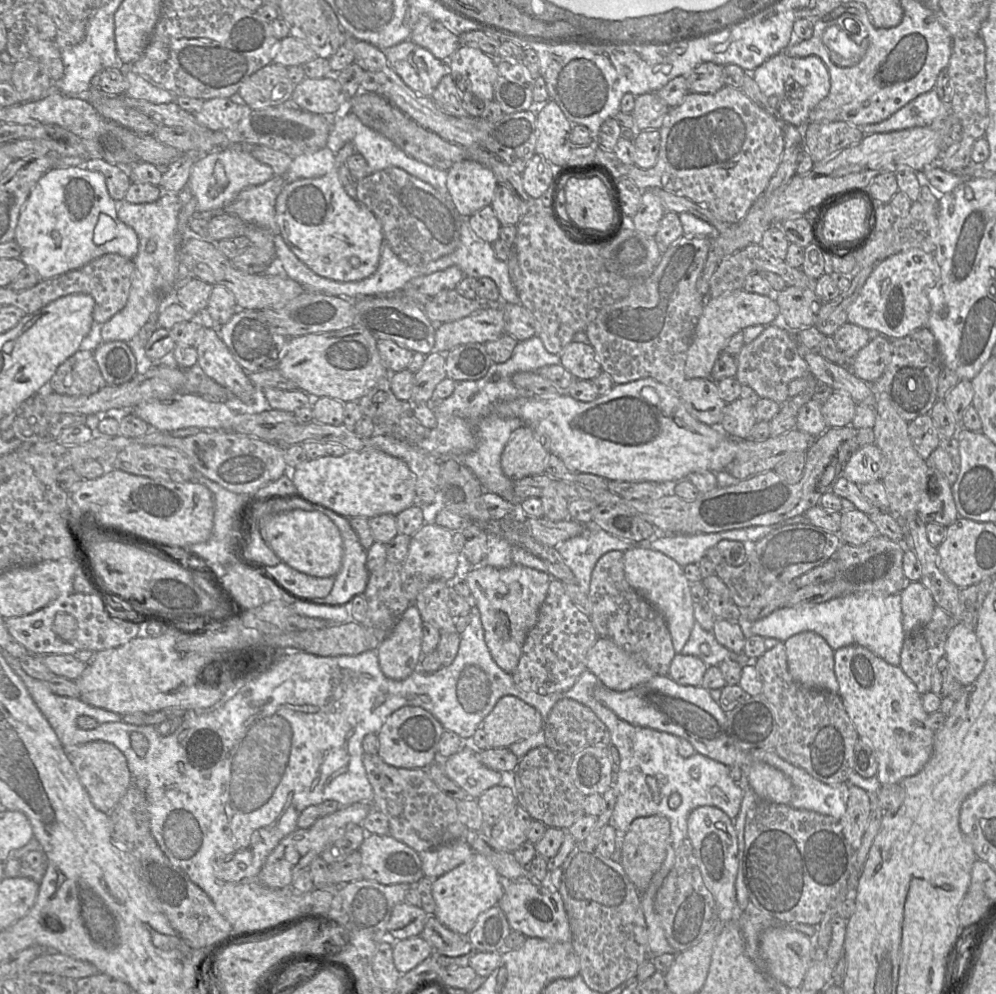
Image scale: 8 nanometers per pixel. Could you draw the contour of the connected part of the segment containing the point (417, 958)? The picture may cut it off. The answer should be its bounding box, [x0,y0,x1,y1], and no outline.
[393,935,433,974]

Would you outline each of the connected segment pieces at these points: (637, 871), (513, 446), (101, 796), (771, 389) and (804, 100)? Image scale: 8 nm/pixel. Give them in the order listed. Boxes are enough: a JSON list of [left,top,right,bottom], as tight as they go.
[[620,815,670,894],[501,426,549,482],[63,741,132,814],[735,323,810,404],[752,51,830,128]]

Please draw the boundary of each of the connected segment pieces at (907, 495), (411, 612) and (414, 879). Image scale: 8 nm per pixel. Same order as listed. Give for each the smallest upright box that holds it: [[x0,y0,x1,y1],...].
[[873,394,958,527],[376,604,423,680],[358,834,424,885]]

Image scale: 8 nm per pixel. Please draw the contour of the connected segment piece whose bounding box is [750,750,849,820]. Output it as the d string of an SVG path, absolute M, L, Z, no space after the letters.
M752 750L756 759L782 771L792 782L790 805L795 809L809 810L840 820L847 809L848 783L826 784L802 768L782 759L775 750Z

